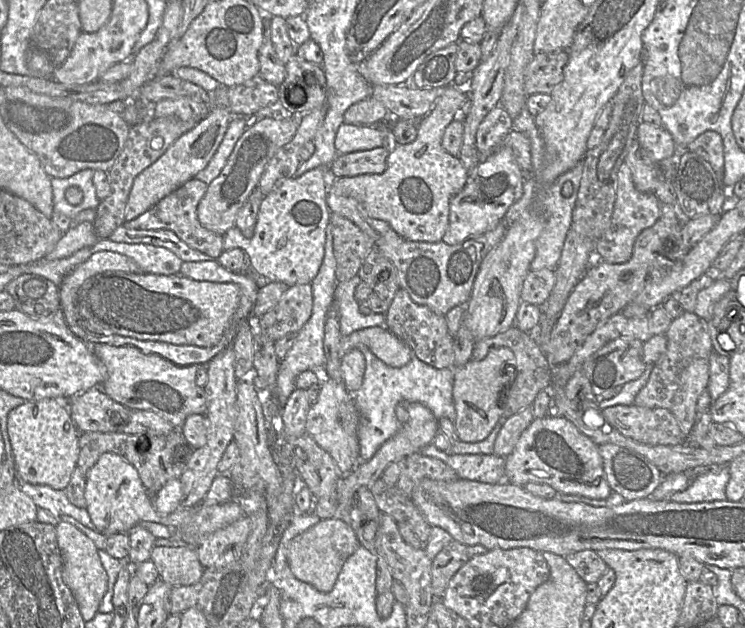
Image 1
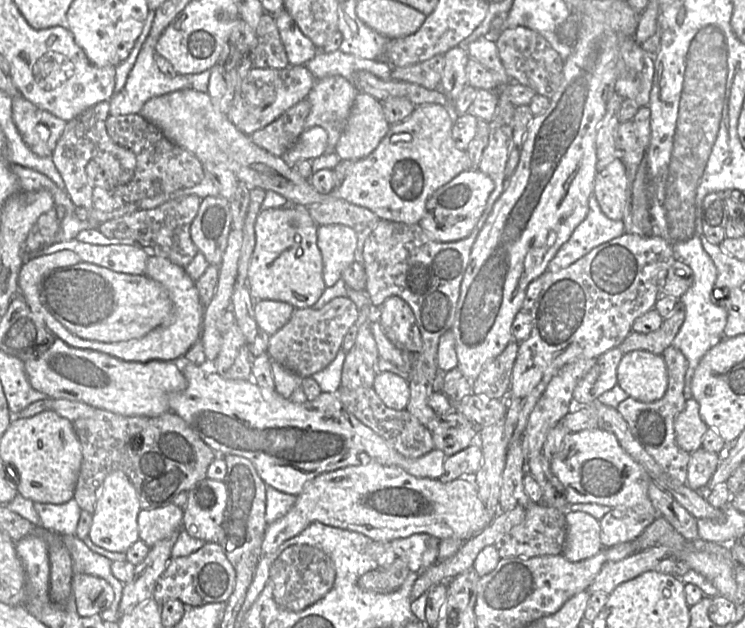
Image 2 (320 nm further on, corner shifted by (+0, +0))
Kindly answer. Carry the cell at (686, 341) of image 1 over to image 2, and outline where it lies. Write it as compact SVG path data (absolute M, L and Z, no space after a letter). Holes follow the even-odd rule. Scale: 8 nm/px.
M672 345L667 347L661 355L668 374L668 386L665 395L653 402L641 402L629 396L616 409L626 421L634 438L659 466L672 479L687 484L690 454L679 448L676 443L675 420L684 410L687 401L684 398L684 380L688 362L683 353Z

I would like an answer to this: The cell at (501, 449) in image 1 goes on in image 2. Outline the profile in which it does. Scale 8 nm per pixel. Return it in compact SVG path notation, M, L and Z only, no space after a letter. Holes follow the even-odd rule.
M478 441L463 451L446 457L440 482L446 483L460 478L472 478L479 470L483 460Z

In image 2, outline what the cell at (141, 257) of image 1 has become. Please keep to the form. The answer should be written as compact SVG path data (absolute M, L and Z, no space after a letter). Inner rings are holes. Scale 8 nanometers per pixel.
M77 239L54 243L36 252L26 253L26 259L72 250L83 262L92 263L111 271L132 275L145 275L149 257L144 250L128 245L94 245Z

